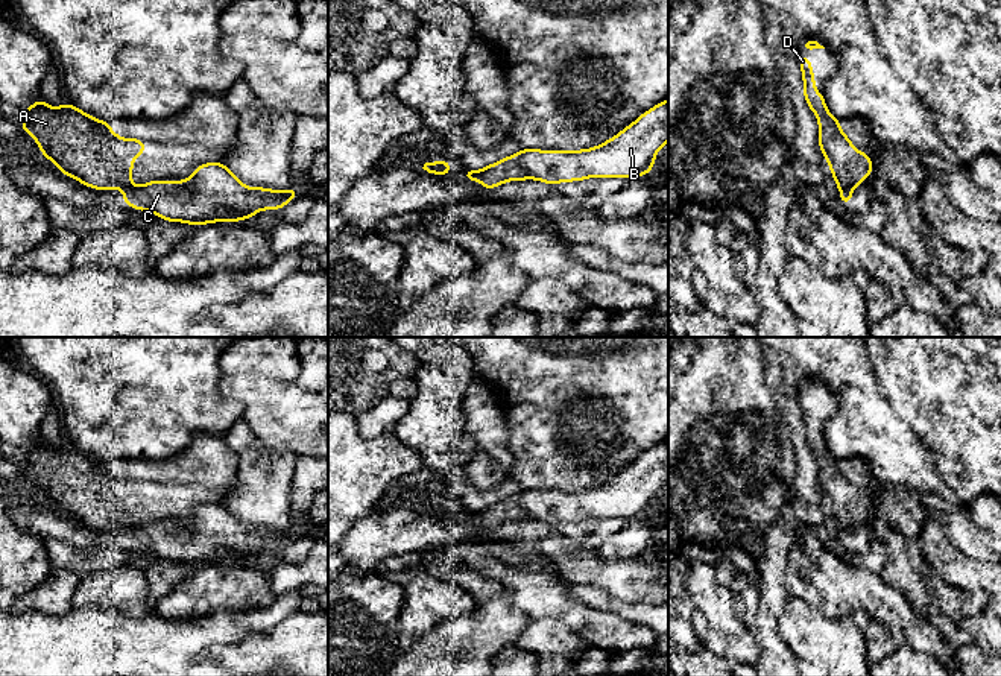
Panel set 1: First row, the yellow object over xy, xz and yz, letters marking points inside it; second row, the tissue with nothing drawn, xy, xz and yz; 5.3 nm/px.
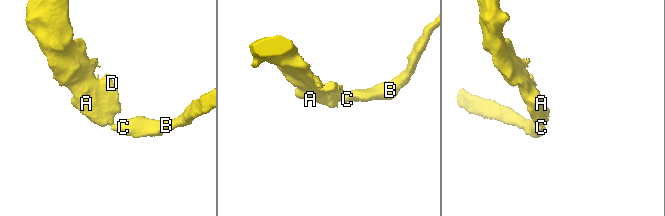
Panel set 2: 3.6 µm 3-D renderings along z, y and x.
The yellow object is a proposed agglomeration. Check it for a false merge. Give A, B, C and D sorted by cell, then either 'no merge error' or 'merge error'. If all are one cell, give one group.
A D / B C; merge error

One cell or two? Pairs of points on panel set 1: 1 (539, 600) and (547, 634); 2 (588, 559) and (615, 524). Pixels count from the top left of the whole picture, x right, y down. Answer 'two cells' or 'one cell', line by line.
1: two cells
2: two cells

